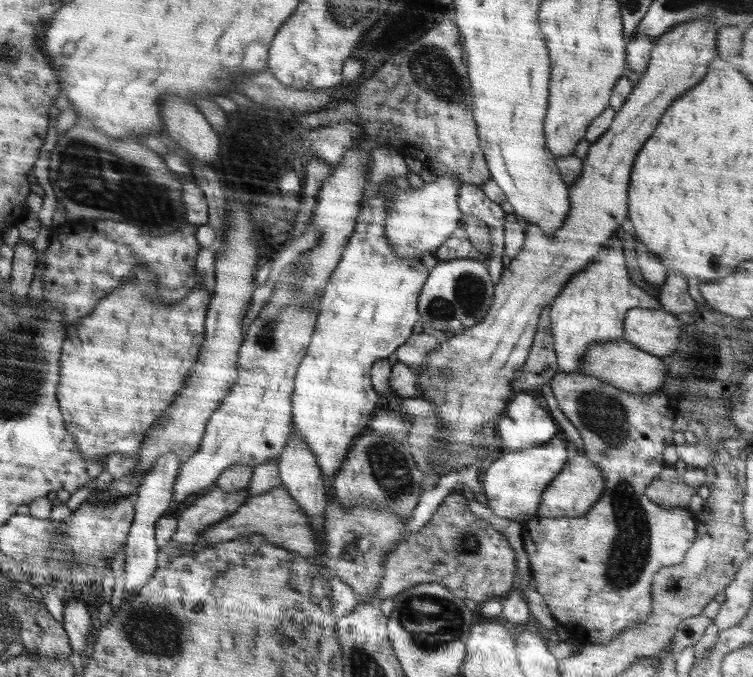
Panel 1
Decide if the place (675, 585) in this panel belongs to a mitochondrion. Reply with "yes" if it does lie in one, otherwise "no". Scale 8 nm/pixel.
yes

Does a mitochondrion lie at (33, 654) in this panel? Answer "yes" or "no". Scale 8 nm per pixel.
no

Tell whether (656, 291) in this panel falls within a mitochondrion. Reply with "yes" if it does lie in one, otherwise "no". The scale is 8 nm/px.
no

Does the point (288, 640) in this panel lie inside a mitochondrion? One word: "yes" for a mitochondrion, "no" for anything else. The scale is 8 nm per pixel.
no

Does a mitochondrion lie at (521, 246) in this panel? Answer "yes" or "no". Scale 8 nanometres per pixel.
no

